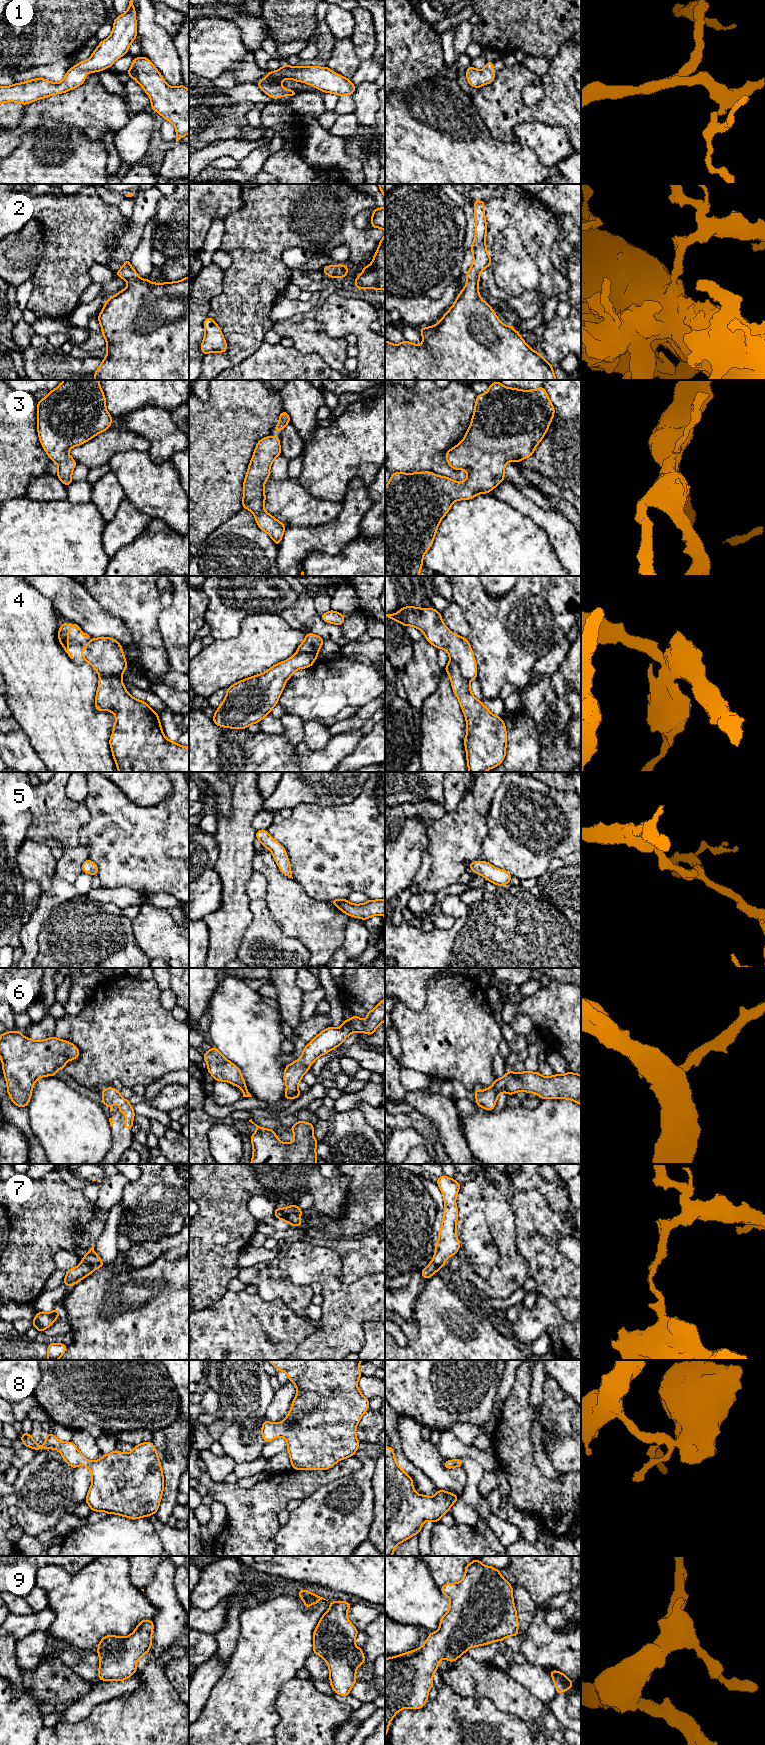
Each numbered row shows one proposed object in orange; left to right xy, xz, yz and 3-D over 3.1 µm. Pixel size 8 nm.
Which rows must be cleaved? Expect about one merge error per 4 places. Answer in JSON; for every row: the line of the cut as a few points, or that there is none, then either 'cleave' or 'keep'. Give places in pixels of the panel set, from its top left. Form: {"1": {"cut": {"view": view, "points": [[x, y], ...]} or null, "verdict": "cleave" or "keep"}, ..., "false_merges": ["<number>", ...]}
{"1": {"cut": null, "verdict": "keep"}, "2": {"cut": null, "verdict": "keep"}, "3": {"cut": null, "verdict": "keep"}, "4": {"cut": {"view": "yz", "points": [[450, 660], [457, 665], [460, 673], [468, 681]]}, "verdict": "cleave"}, "5": {"cut": null, "verdict": "keep"}, "6": {"cut": null, "verdict": "keep"}, "7": {"cut": {"view": "xz", "points": [[299, 1214], [286, 1213], [280, 1219]]}, "verdict": "cleave"}, "8": {"cut": null, "verdict": "keep"}, "9": {"cut": null, "verdict": "keep"}, "false_merges": ["4", "7"]}

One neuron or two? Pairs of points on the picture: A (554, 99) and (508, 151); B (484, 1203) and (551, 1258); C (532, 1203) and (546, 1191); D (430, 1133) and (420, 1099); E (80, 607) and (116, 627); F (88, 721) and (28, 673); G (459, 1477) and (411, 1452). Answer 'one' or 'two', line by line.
A: two
B: two
C: two
D: two
E: one
F: one
G: one

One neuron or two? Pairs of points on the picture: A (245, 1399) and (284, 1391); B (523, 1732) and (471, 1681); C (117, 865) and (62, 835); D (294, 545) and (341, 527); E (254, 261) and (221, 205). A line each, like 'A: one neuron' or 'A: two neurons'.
A: two neurons
B: two neurons
C: two neurons
D: one neuron
E: two neurons

